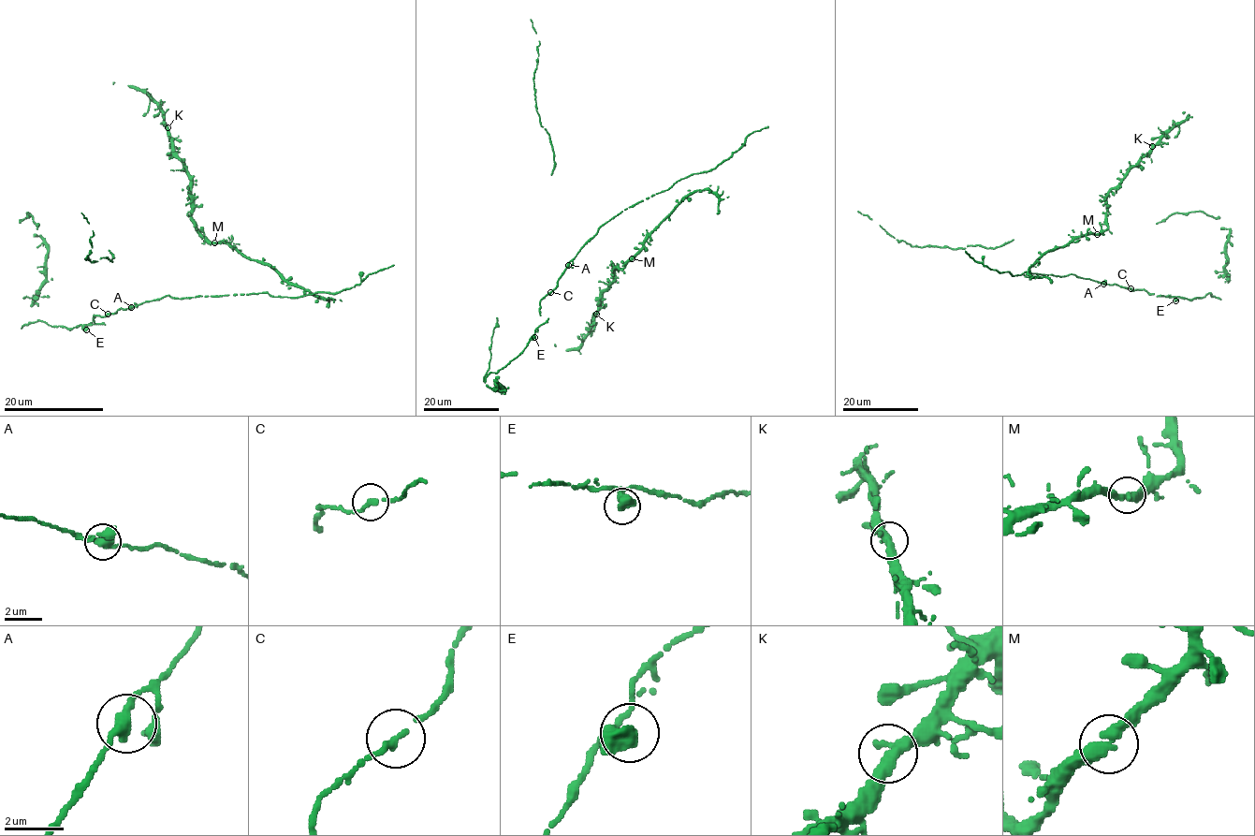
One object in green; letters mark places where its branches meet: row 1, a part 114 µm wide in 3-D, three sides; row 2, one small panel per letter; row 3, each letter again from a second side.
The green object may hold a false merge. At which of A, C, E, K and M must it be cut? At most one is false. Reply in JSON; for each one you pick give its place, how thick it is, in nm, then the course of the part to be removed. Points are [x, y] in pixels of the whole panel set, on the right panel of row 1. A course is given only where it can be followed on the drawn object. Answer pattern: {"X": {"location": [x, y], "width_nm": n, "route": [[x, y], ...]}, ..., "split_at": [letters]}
{"split_at": []}

